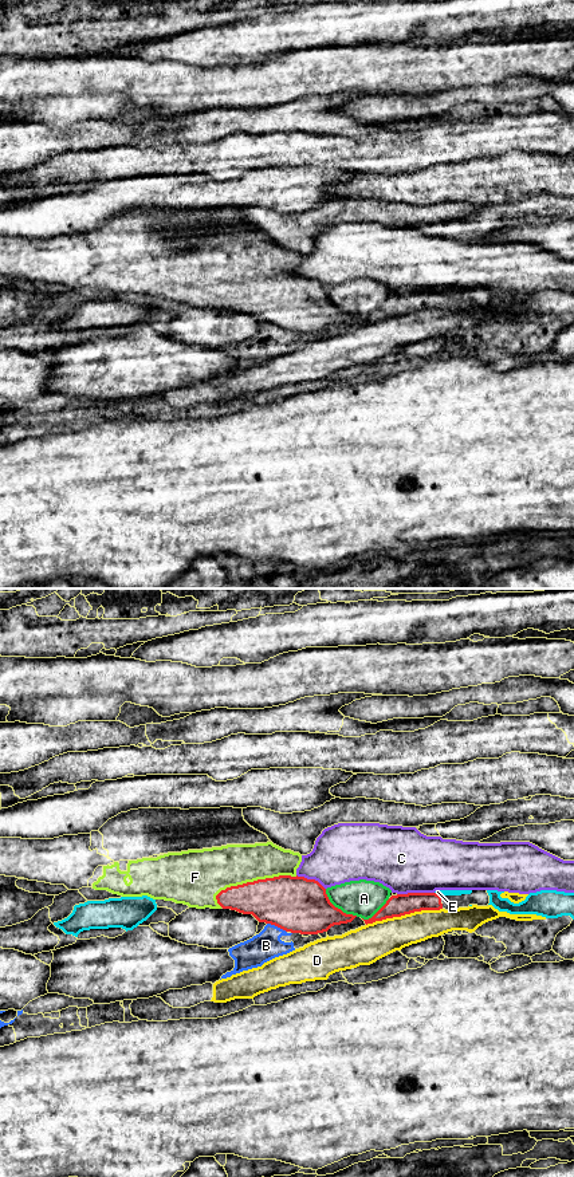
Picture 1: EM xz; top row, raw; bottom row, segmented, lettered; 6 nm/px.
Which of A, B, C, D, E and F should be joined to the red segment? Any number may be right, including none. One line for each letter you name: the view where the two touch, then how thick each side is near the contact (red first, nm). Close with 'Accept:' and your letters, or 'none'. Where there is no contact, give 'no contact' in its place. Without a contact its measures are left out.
F: xz | 320/260 nm
Accept: F

